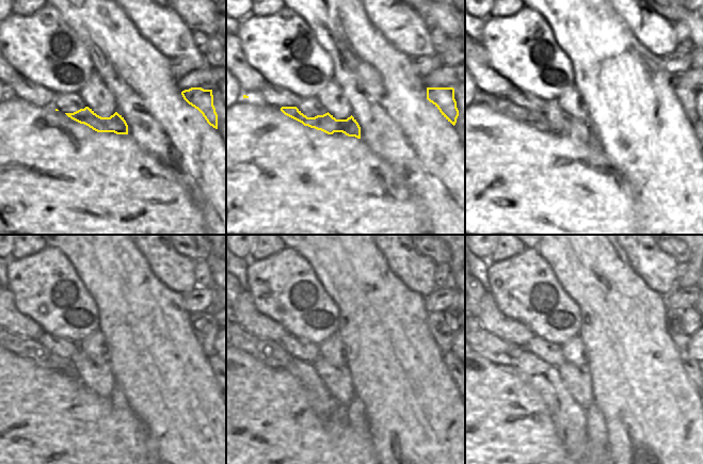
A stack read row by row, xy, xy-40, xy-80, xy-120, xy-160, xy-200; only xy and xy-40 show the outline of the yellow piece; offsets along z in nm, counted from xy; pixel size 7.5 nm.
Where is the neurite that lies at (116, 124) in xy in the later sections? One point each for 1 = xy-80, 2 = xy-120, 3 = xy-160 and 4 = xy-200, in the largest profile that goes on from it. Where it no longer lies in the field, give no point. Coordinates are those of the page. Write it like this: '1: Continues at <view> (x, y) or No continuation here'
1: Continues at xy-80 (536, 120)
2: Continues at xy-120 (31, 349)
3: Continues at xy-160 (271, 353)
4: Continues at xy-200 (497, 351)

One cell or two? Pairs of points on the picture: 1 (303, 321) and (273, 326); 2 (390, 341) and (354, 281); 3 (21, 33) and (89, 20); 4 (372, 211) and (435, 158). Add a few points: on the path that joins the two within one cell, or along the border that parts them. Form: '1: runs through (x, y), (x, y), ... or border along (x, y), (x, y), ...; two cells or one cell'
1: border along (260, 312), (275, 320), (288, 334); two cells
2: runs through (383, 326), (374, 304), (368, 296); one cell
3: border along (58, 11), (83, 44); two cells
4: border along (389, 163), (402, 176), (419, 204); two cells

